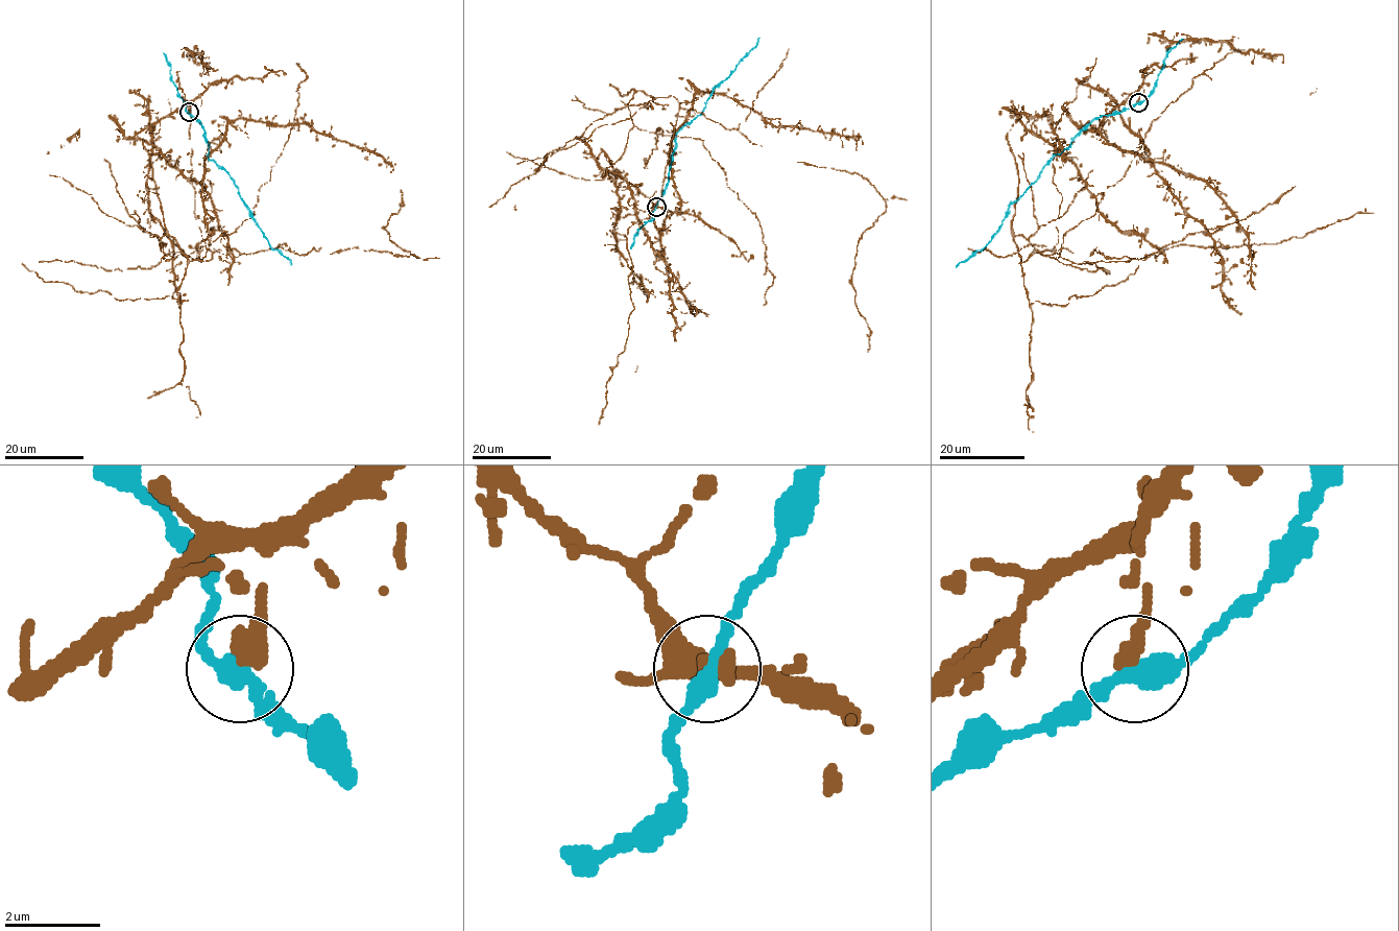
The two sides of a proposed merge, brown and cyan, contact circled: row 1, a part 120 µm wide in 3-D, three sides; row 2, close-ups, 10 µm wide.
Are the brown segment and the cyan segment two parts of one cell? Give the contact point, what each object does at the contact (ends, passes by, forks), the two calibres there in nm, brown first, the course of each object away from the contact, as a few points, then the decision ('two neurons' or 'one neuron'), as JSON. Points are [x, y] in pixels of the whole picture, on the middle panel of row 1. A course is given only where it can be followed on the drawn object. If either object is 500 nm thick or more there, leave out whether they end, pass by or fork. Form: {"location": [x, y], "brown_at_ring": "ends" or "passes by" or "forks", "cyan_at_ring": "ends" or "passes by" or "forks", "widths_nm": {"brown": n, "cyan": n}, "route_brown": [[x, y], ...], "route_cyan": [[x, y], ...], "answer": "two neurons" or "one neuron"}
{"location": [656, 207], "brown_at_ring": "ends", "cyan_at_ring": "passes by", "widths_nm": {"brown": 460, "cyan": 340}, "route_brown": [[656, 207], [603, 172], [640, 278], [679, 102], [637, 91], [755, 215], [764, 305]], "route_cyan": [[656, 207], [668, 182], [676, 135], [701, 113], [715, 88], [756, 45], [758, 38]], "answer": "two neurons"}

